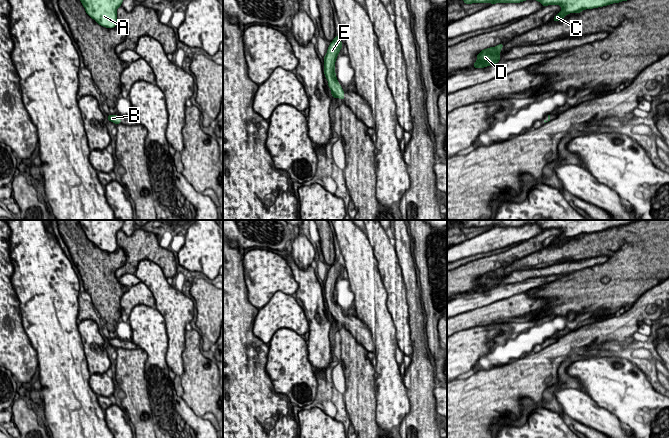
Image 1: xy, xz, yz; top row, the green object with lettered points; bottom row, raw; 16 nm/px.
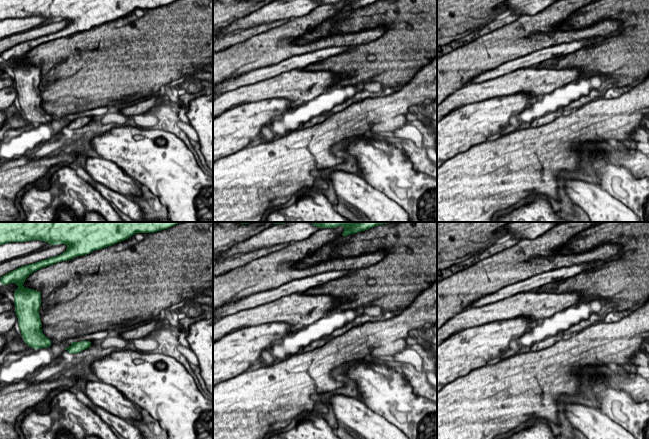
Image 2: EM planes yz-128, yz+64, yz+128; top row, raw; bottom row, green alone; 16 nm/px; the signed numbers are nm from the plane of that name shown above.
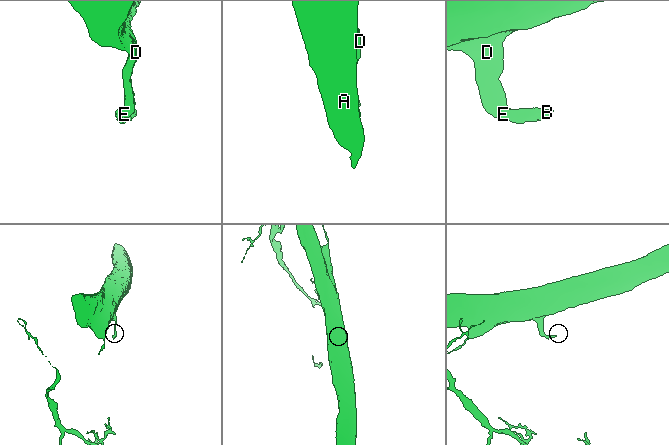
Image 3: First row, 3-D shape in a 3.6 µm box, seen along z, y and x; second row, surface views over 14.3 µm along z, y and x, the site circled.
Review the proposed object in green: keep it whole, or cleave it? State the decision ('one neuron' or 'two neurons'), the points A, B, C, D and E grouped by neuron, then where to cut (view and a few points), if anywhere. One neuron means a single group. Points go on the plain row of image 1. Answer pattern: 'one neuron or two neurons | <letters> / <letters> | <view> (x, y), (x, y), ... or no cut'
one neuron | A B C D E | no cut

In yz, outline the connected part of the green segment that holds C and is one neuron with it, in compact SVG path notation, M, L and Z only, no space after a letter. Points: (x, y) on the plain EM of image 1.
M449 220L463 223L465 228L471 227L520 227L525 224L537 224L543 231L560 229L562 234L553 245L559 245L569 237L581 237L582 234L606 230L612 227L627 225L639 220Z

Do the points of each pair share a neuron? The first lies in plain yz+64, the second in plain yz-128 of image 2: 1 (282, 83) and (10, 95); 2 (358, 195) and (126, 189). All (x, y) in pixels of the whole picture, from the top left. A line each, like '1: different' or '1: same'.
1: same
2: same

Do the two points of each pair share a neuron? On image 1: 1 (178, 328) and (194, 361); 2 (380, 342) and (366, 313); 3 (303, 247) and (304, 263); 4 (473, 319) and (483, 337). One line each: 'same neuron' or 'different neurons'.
1: different neurons
2: same neuron
3: same neuron
4: different neurons

